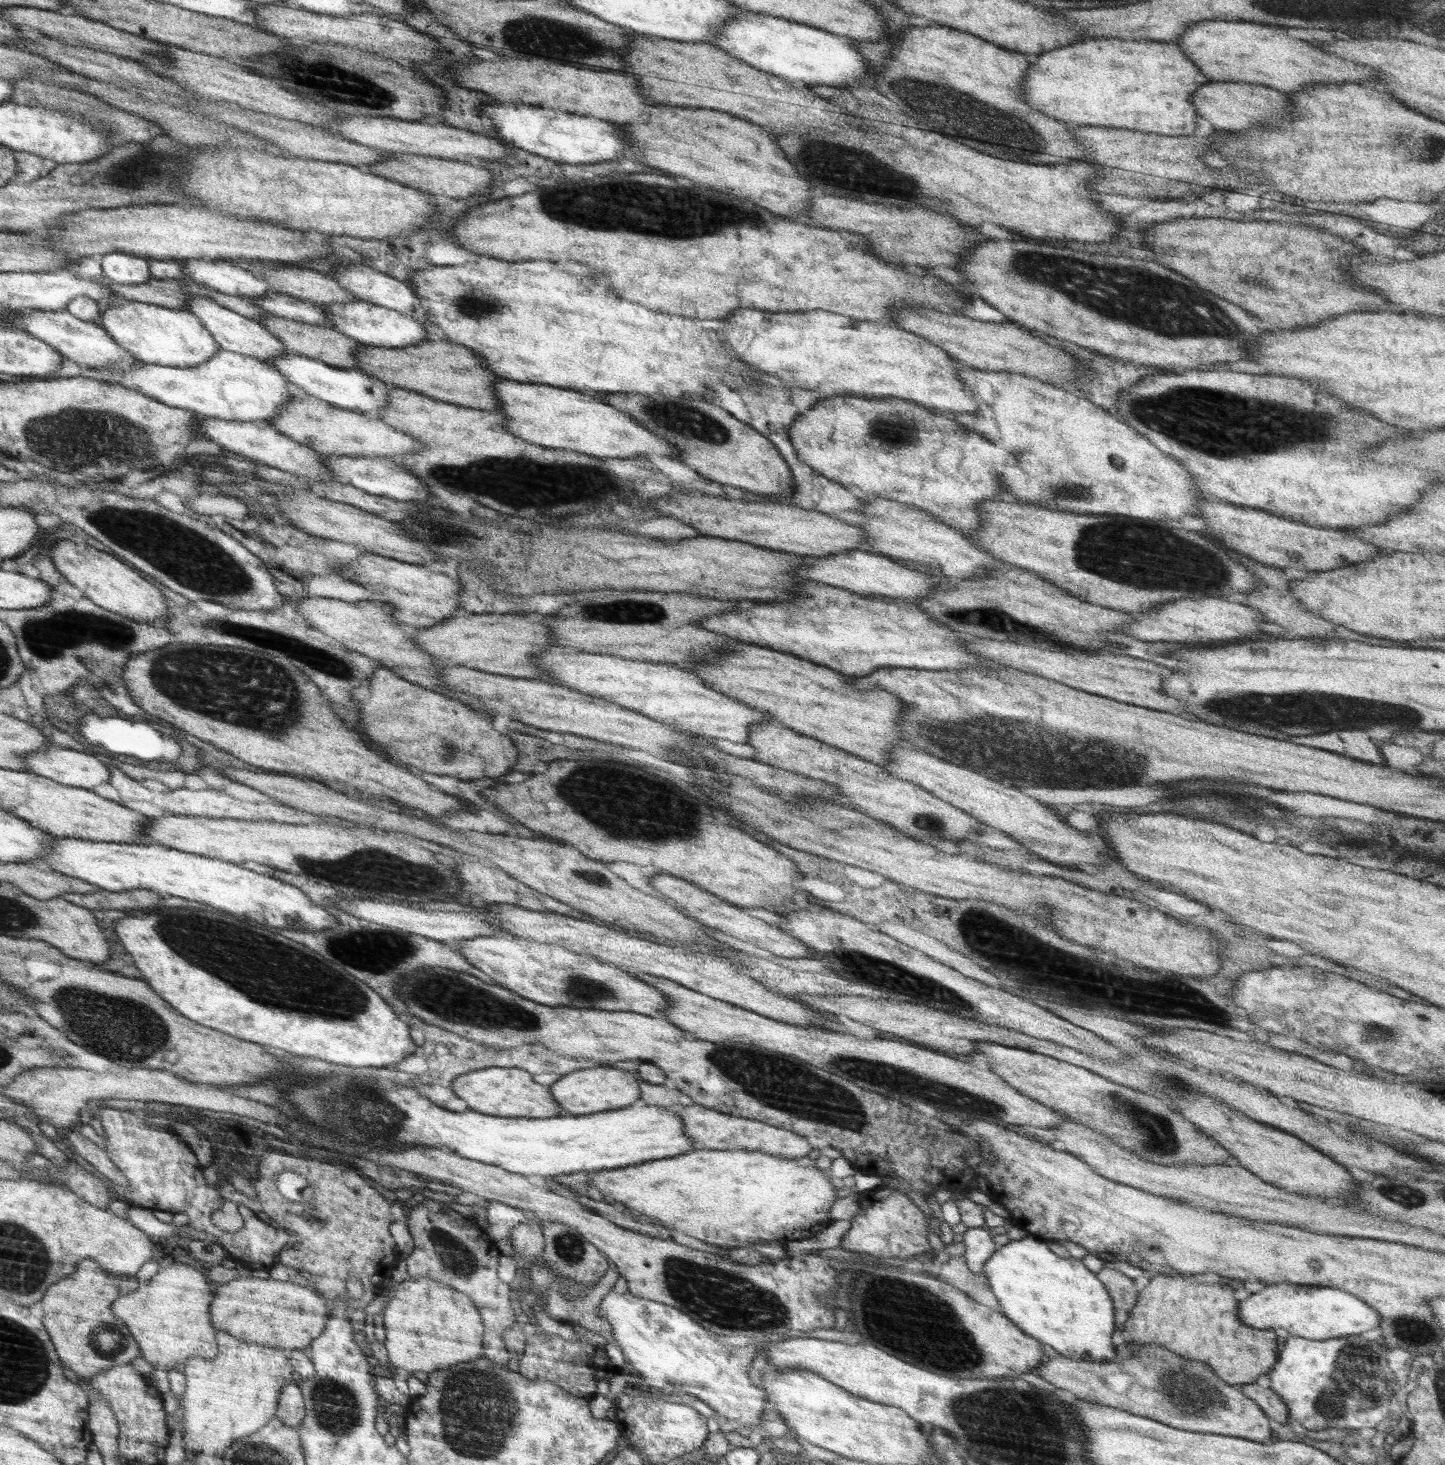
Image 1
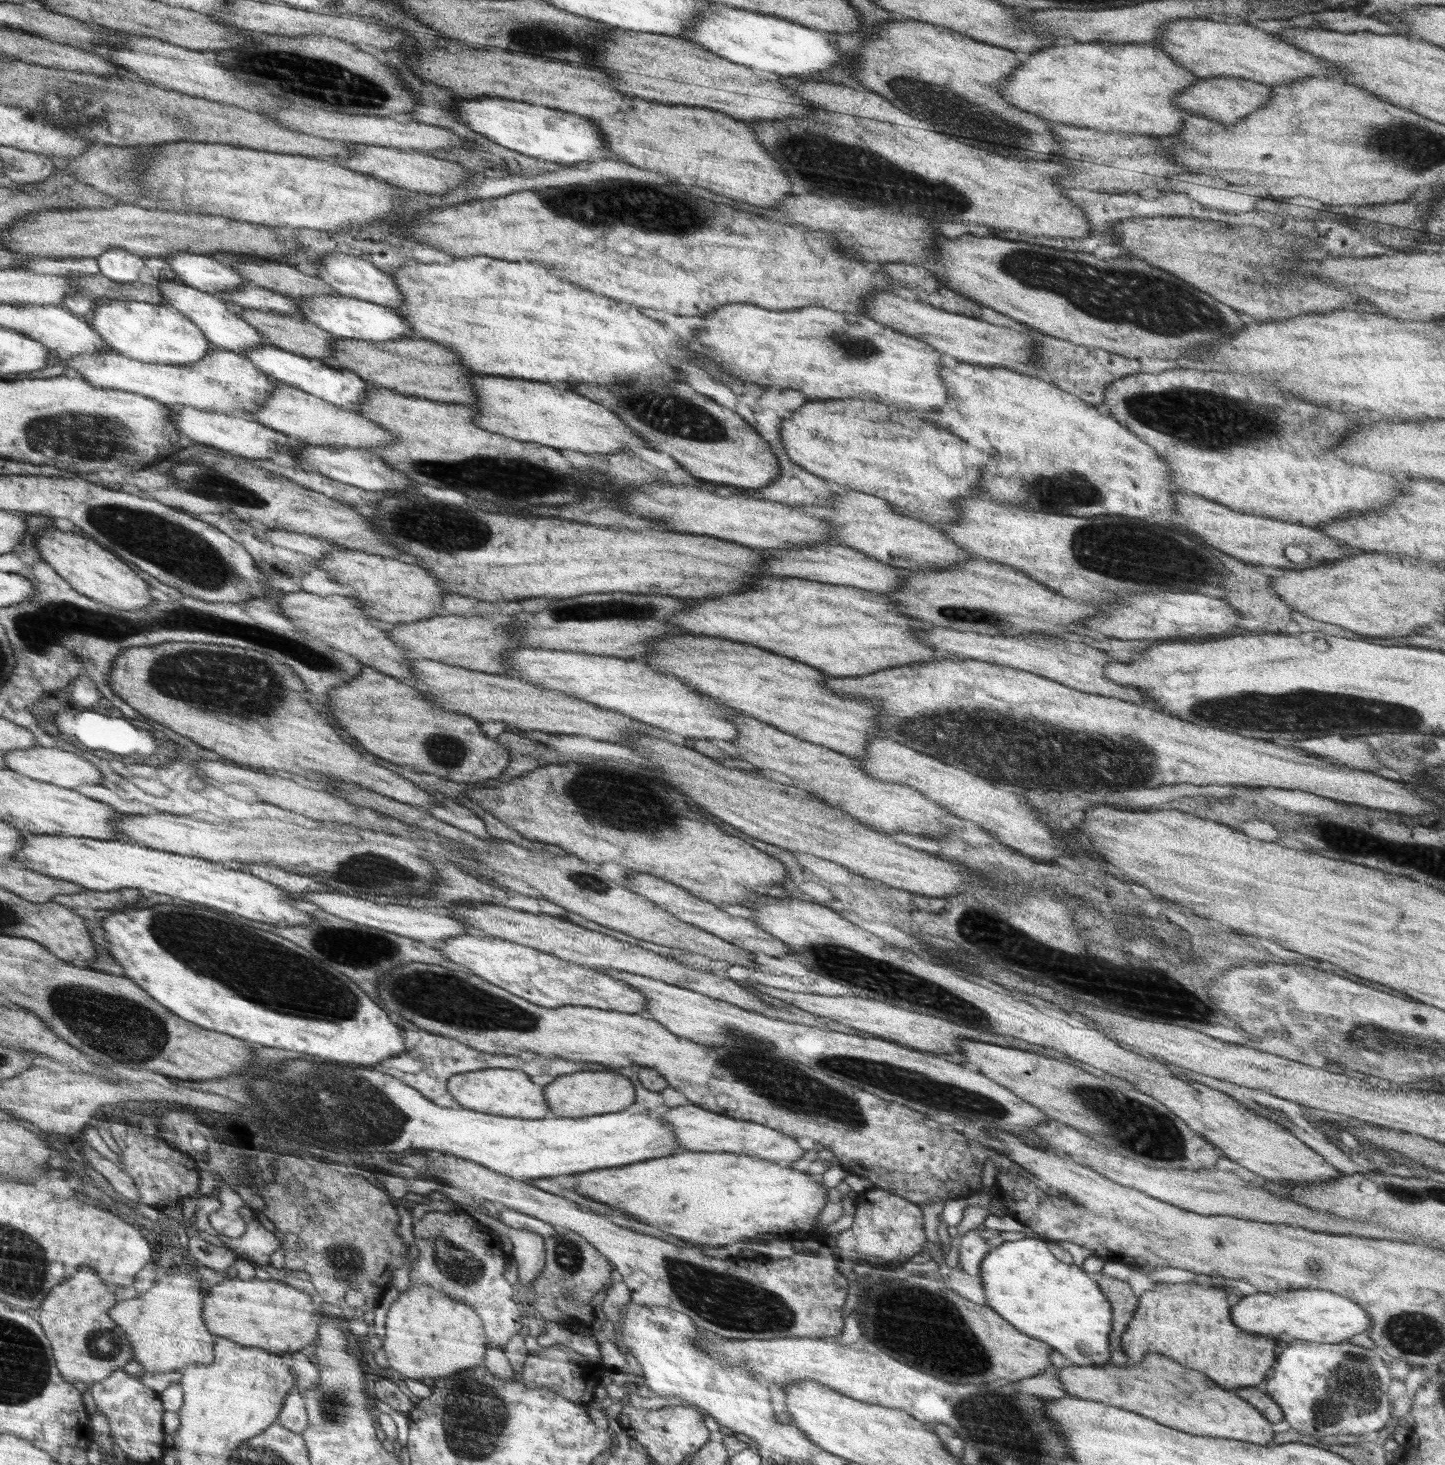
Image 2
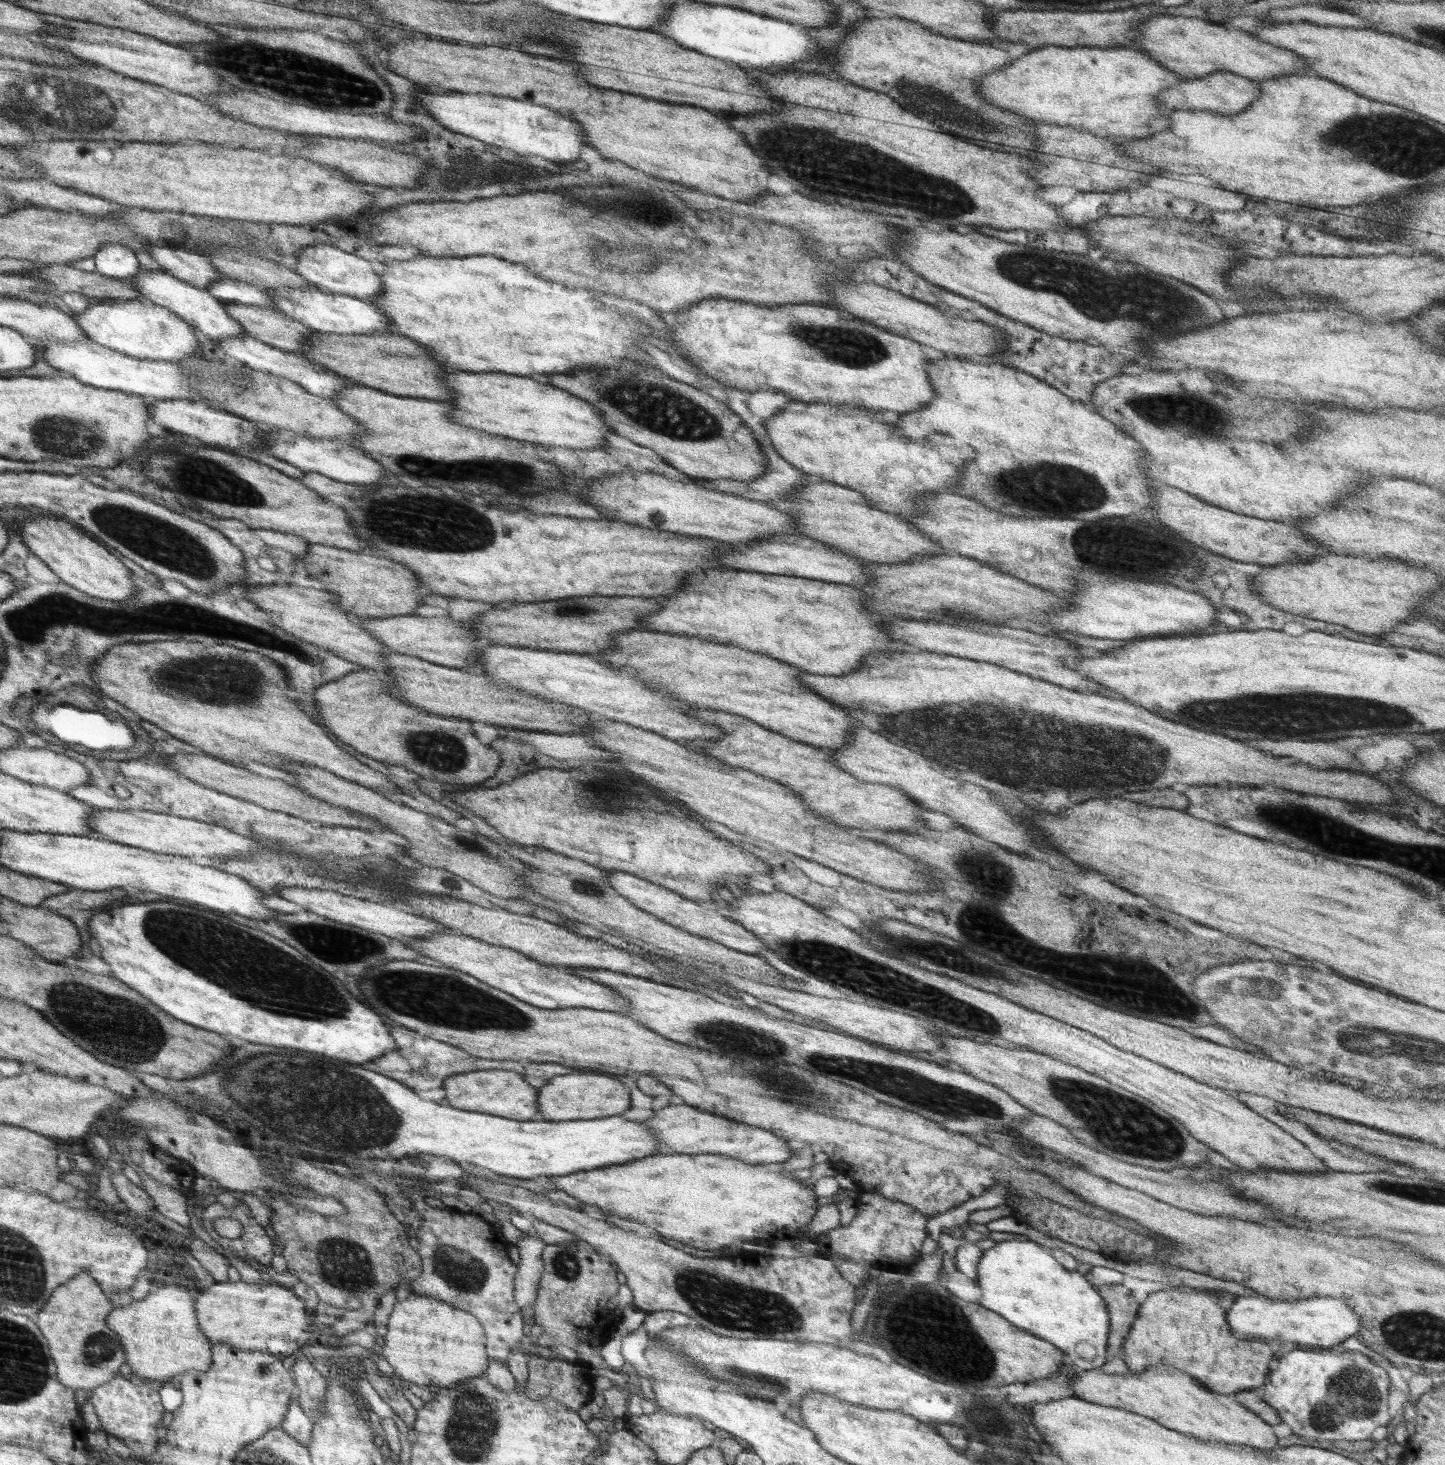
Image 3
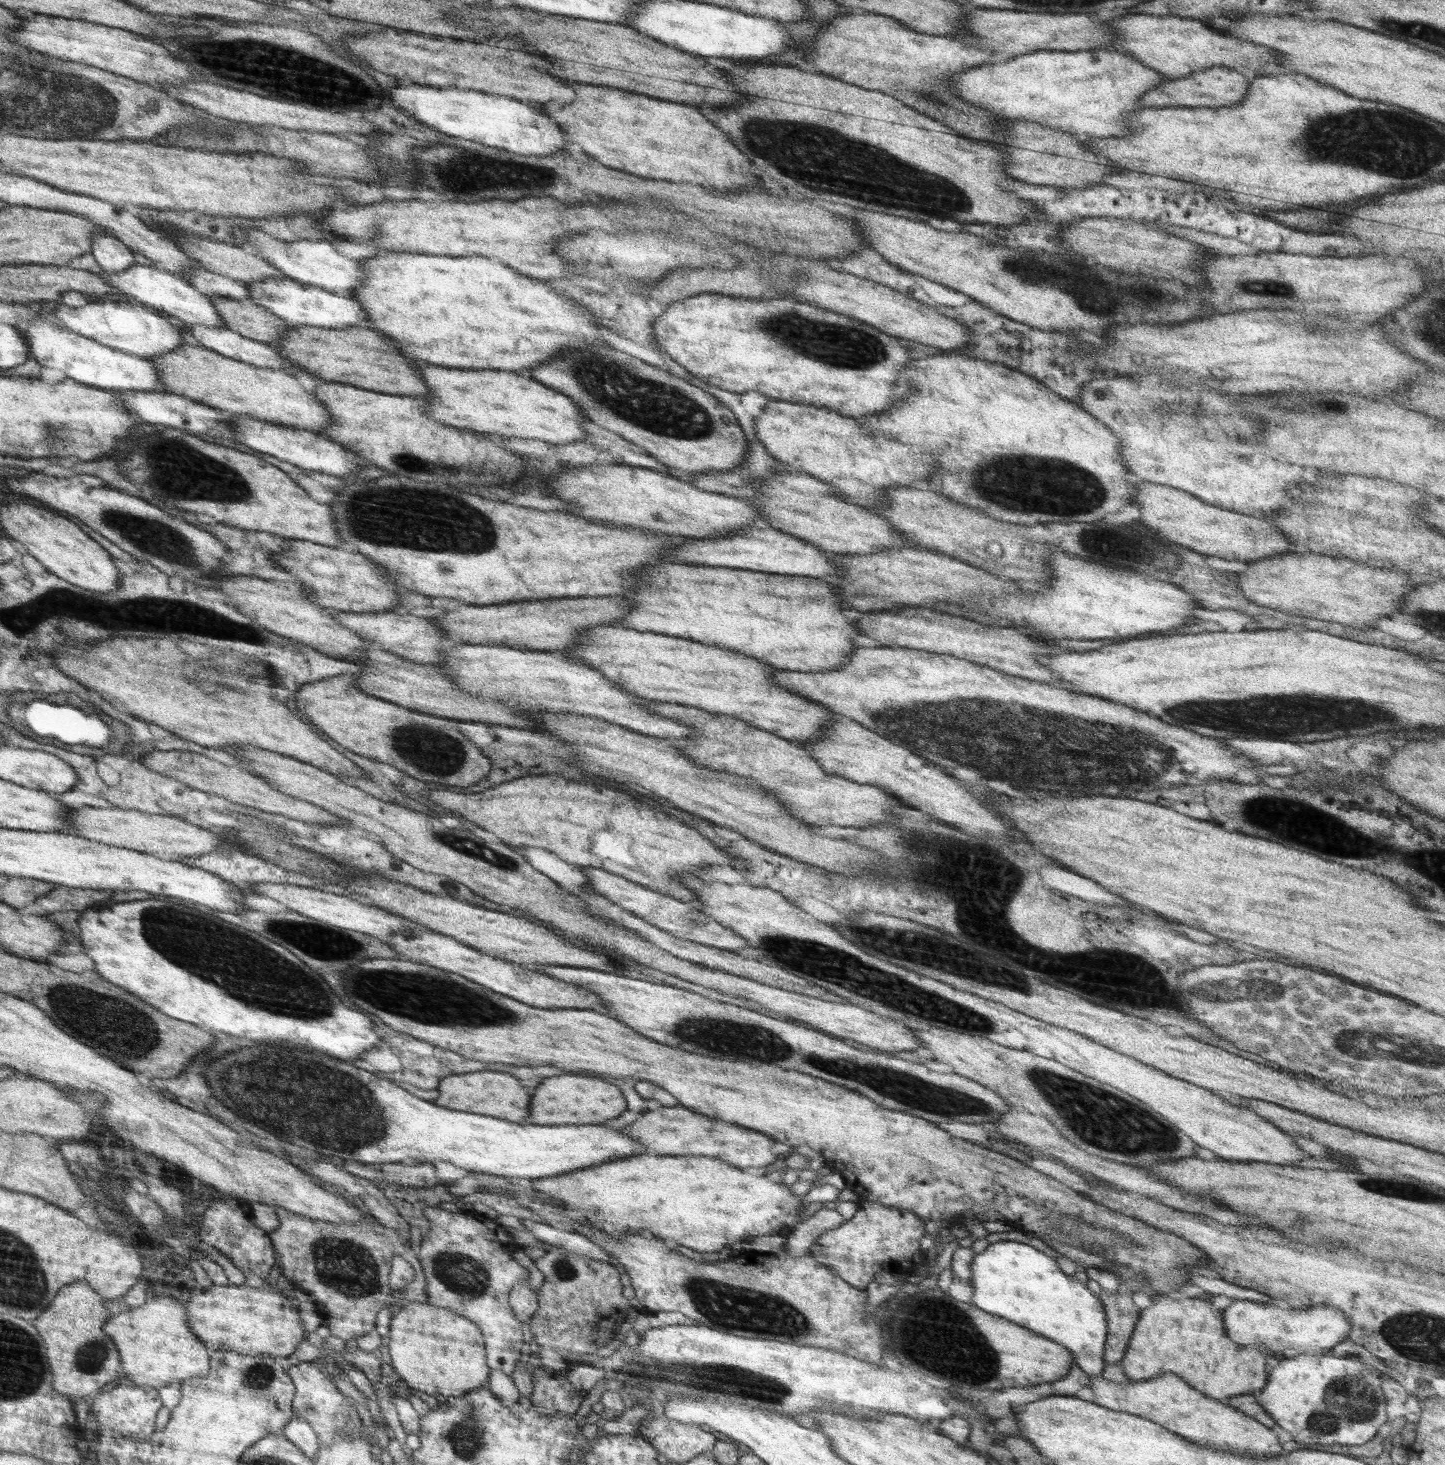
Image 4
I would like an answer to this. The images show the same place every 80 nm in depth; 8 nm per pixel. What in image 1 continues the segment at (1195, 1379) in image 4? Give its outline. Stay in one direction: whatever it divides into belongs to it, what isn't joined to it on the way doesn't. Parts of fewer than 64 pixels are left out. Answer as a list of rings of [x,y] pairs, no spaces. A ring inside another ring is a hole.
[[[1183,1275],[1152,1278],[1137,1296],[1137,1304],[1123,1325],[1126,1344],[1156,1343],[1182,1358],[1206,1362],[1226,1384],[1256,1383],[1260,1374],[1270,1372],[1278,1356],[1276,1334],[1272,1329],[1246,1326],[1238,1319],[1239,1304],[1234,1290],[1222,1284],[1203,1284]]]

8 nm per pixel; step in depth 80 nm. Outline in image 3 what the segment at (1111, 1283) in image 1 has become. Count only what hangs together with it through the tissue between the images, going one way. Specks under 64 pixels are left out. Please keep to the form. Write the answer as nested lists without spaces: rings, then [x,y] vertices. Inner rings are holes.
[[[1123,1285],[1096,1286],[1099,1295],[1104,1299],[1107,1311],[1110,1314],[1110,1328],[1106,1351],[1107,1360],[1113,1360],[1121,1355],[1121,1348],[1126,1340],[1132,1324],[1136,1321],[1139,1304],[1132,1292]]]

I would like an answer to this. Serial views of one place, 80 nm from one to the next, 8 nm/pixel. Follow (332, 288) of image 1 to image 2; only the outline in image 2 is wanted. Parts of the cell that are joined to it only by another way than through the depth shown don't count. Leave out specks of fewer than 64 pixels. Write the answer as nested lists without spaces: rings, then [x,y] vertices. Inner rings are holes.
[[[255,259],[252,262],[231,260],[228,264],[254,285],[282,295],[289,295],[294,299],[338,295],[329,284],[318,277],[309,276],[295,267],[273,259],[260,261]]]

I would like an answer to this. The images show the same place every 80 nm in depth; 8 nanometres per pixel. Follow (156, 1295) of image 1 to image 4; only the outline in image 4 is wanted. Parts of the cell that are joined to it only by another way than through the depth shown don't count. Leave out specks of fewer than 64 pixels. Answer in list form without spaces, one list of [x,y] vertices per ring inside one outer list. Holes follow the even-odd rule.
[[[154,1298],[150,1304],[146,1302],[140,1308],[124,1308],[118,1316],[110,1318],[104,1327],[106,1335],[110,1336],[117,1345],[121,1359],[121,1376],[134,1382],[136,1386],[152,1386],[154,1389],[162,1389],[162,1386],[180,1385],[187,1378],[204,1378],[209,1373],[209,1352],[204,1342],[198,1341],[198,1336],[190,1329],[190,1318],[186,1308],[174,1300],[174,1298]]]

